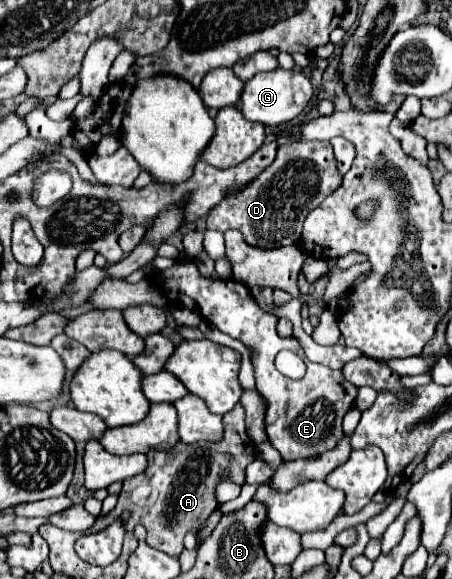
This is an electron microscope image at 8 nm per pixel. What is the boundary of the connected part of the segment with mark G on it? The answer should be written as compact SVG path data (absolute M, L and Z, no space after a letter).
M276 68L272 72L260 72L258 76L254 76L254 80L246 82L238 108L242 110L244 118L250 122L260 122L264 126L280 126L300 116L312 96L314 90L308 76L294 70Z

